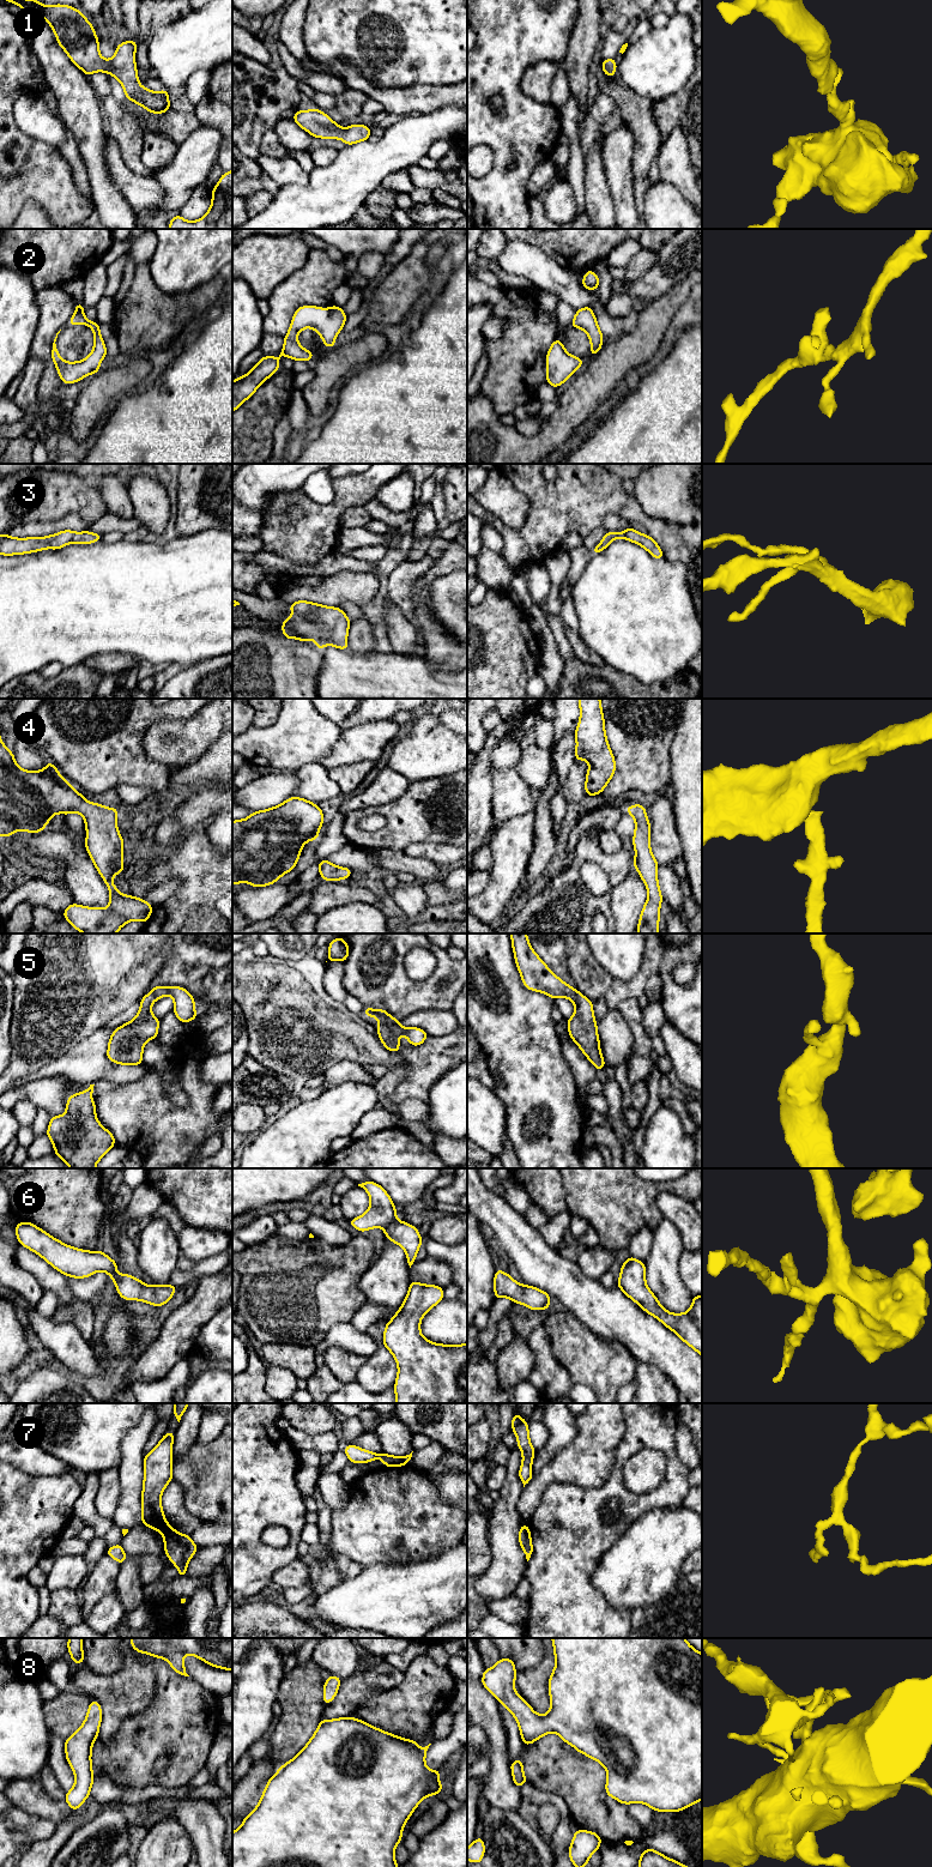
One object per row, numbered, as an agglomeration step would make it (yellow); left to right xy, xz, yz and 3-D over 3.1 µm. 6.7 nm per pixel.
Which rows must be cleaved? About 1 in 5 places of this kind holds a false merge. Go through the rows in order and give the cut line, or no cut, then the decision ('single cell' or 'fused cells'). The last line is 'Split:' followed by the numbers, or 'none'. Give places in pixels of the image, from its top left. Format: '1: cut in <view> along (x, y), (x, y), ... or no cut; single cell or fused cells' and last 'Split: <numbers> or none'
1: no cut; single cell
2: no cut; single cell
3: no cut; single cell
4: no cut; single cell
5: no cut; single cell
6: no cut; single cell
7: cut in xy along (169, 1526), (163, 1533); fused cells
8: no cut; single cell
Split: 7

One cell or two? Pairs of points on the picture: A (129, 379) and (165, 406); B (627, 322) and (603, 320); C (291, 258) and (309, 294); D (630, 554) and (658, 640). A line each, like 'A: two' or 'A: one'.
A: two
B: one
C: two
D: one

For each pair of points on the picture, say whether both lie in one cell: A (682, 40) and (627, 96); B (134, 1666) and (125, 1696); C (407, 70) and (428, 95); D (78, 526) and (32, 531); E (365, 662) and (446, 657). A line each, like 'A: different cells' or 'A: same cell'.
A: different cells
B: same cell
C: different cells
D: same cell
E: different cells

